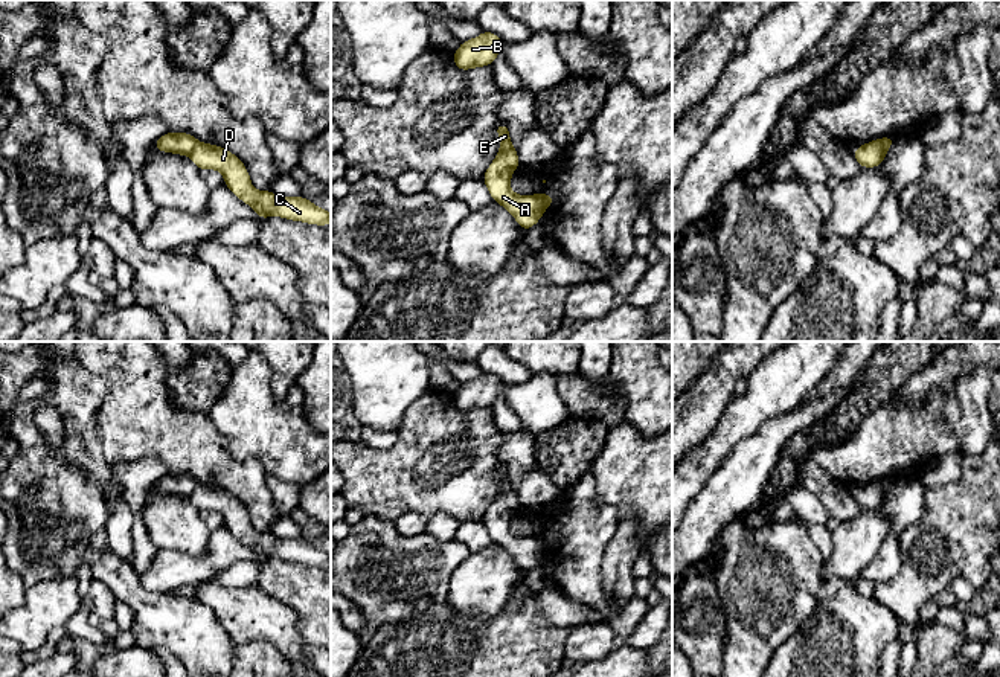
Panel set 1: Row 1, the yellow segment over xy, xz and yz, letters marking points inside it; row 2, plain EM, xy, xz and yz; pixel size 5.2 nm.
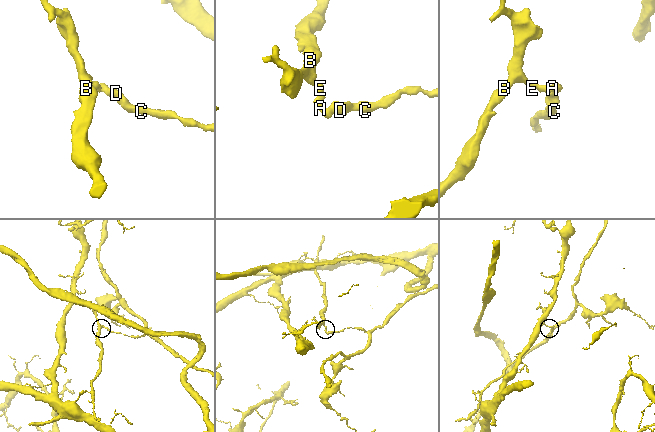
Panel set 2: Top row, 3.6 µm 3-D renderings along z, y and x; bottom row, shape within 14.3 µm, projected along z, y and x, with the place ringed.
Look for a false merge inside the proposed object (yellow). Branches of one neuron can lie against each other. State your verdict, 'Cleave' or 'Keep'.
Cleave

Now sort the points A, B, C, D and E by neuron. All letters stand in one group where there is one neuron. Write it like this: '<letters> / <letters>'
A B E / C D

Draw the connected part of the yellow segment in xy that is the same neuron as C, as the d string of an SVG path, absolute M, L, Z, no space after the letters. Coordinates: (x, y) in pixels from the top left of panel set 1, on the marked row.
M198 142L189 157L198 169L220 171L224 184L253 207L261 220L282 217L317 226L331 223L331 213L305 197L277 197L271 191L256 191L241 159L221 146Z

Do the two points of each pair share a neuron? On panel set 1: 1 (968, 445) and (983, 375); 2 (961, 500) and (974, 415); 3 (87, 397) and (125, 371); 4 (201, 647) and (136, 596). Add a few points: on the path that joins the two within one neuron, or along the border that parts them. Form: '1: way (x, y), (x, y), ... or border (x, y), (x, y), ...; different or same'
1: way (974, 429), (974, 392); same
2: border (983, 450), (976, 455), (959, 453); different
3: border (78, 362), (105, 381), (107, 394), (96, 420); different
4: way (185, 630), (177, 622), (163, 619), (153, 609); same

